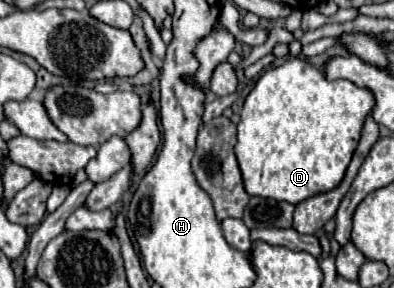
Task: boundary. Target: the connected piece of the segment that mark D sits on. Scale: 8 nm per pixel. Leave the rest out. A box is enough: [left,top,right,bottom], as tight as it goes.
[235,58,373,204]

